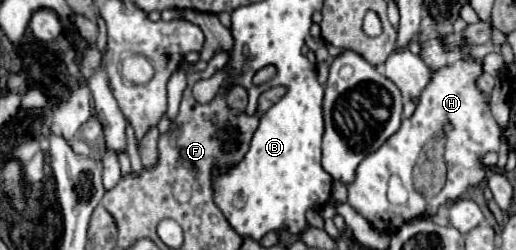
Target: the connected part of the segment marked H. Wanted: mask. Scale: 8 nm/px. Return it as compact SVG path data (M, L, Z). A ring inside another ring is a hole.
M425 16L423 18L423 32L419 34L419 42L423 44L421 58L435 70L431 82L423 90L417 110L411 118L401 122L401 128L373 154L369 154L357 168L355 182L347 186L349 190L349 204L363 214L365 220L371 222L373 228L379 232L395 232L401 228L403 222L413 220L425 214L427 202L425 198L413 188L413 166L421 152L421 148L435 136L435 132L443 132L445 136L445 162L447 162L447 196L451 200L459 198L469 186L479 184L485 178L485 170L479 158L487 152L499 150L499 124L489 112L487 94L481 92L475 84L477 76L483 72L479 62L467 62L461 48L451 52L441 48L437 36L437 24ZM390 178L400 180L406 189L408 199L391 203L387 198Z

